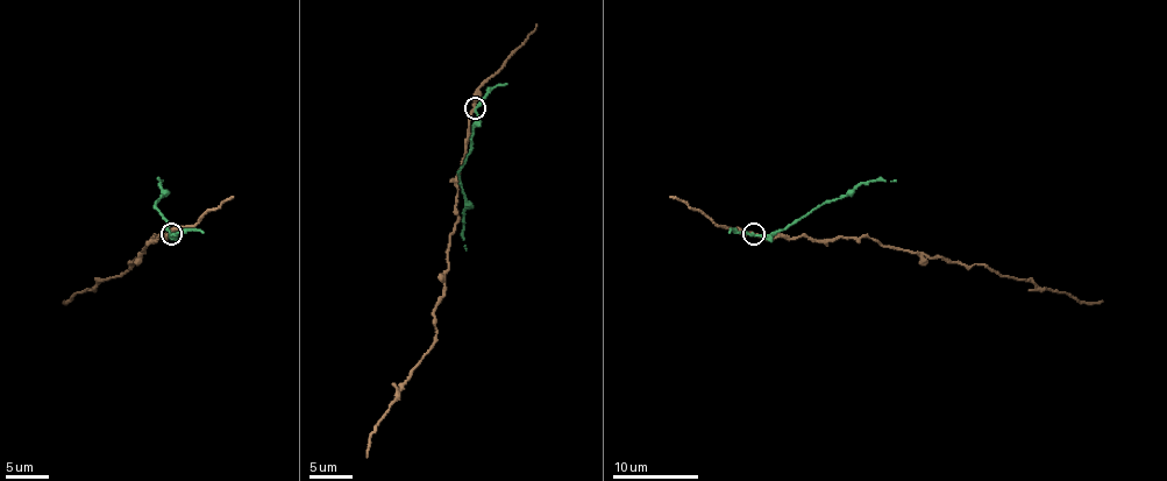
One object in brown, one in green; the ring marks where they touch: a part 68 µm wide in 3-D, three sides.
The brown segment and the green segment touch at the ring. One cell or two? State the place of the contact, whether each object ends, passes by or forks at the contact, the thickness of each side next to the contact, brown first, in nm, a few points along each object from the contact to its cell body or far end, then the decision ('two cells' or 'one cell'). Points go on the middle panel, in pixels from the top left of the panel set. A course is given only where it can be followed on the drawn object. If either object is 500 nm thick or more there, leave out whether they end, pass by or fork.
at (475, 107); brown passes by; green passes by; 220 nm thick on the brown side, 190 nm on the other; brown runs (474, 108), (459, 168), (457, 224), (448, 239), (445, 297), (433, 312), (435, 342), (371, 434), (367, 458); green runs (476, 108), (478, 124), (474, 127), (471, 151), (459, 172), (465, 200), (465, 249); two cells

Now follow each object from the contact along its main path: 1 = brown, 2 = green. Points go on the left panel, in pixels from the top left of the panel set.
1: (170, 233), (166, 240), (159, 235), (154, 238), (141, 256), (119, 276), (101, 278), (63, 302)
2: (172, 233), (155, 207), (162, 197), (162, 179)

